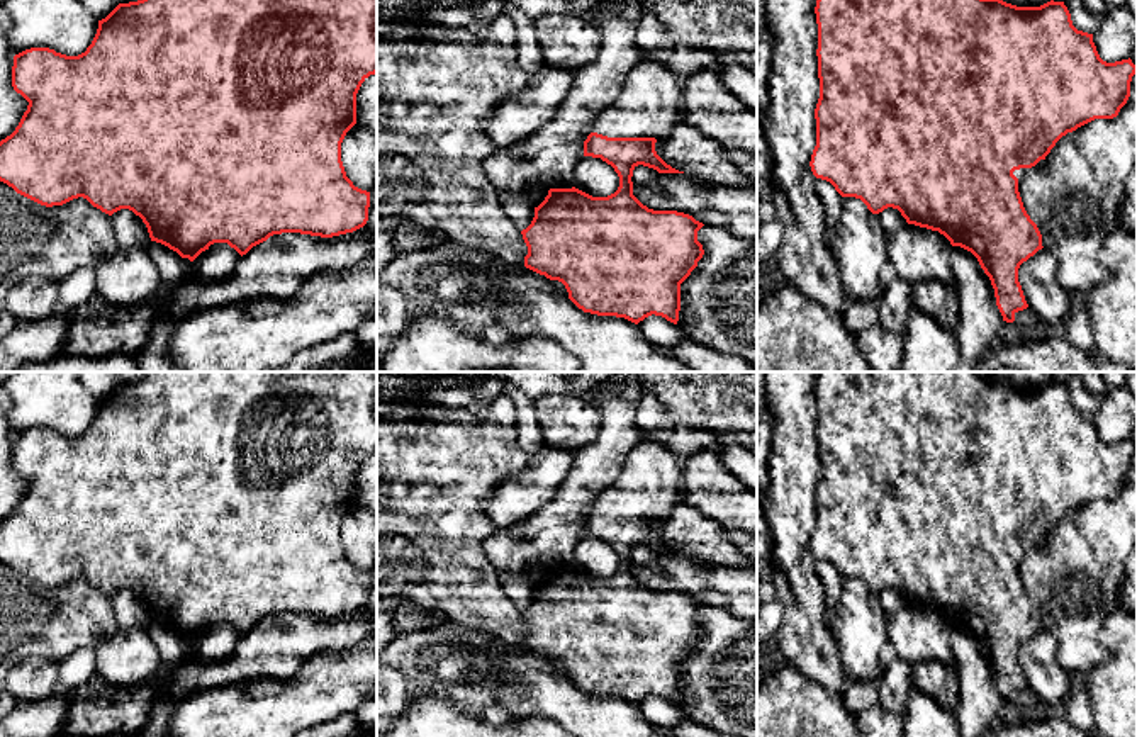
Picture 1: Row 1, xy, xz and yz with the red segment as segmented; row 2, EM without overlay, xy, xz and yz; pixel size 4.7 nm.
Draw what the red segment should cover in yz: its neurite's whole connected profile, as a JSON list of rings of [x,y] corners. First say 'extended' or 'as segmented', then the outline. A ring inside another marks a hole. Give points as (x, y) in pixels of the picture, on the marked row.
extended; [[[816,0],[815,14],[820,98],[815,109],[816,146],[809,161],[813,175],[830,182],[842,197],[860,199],[872,214],[888,207],[898,209],[908,224],[938,231],[952,246],[971,251],[991,280],[1003,321],[1013,323],[1015,314],[1028,307],[1018,282],[1018,268],[1044,248],[1042,234],[1023,207],[1018,182],[1028,168],[1045,160],[1067,132],[1095,119],[1117,117],[1130,97],[1130,82],[1137,66],[1130,58],[1115,63],[1103,61],[1093,34],[1078,31],[1064,2],[1054,0],[1040,7],[1017,7],[1003,0]]]

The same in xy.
as segmented; [[[137,0],[119,3],[98,20],[85,53],[66,56],[31,48],[14,56],[12,87],[27,102],[15,131],[0,141],[0,182],[46,207],[83,197],[112,216],[129,209],[143,219],[151,241],[193,262],[214,243],[227,243],[241,256],[273,234],[300,233],[333,238],[353,233],[368,221],[370,192],[353,185],[341,161],[341,143],[356,124],[356,93],[377,73],[377,0]]]

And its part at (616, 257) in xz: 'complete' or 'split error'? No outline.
split error

